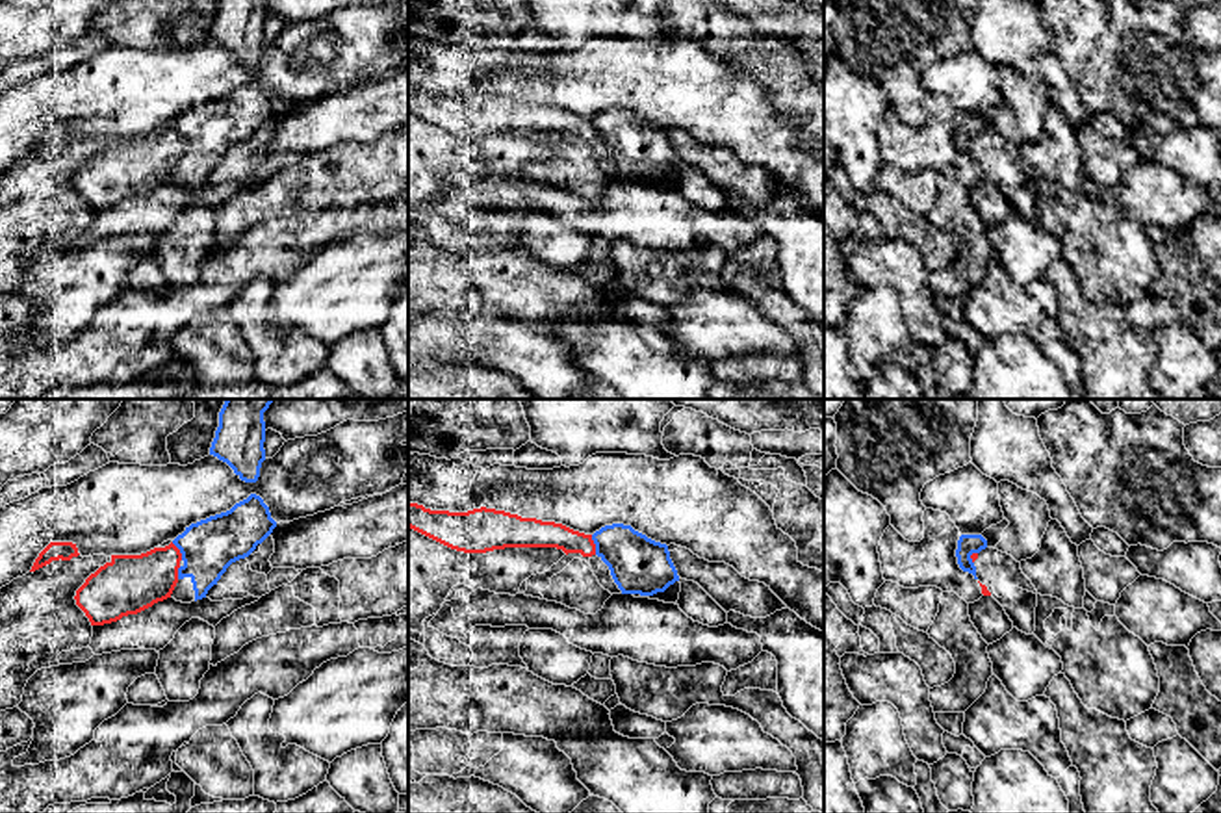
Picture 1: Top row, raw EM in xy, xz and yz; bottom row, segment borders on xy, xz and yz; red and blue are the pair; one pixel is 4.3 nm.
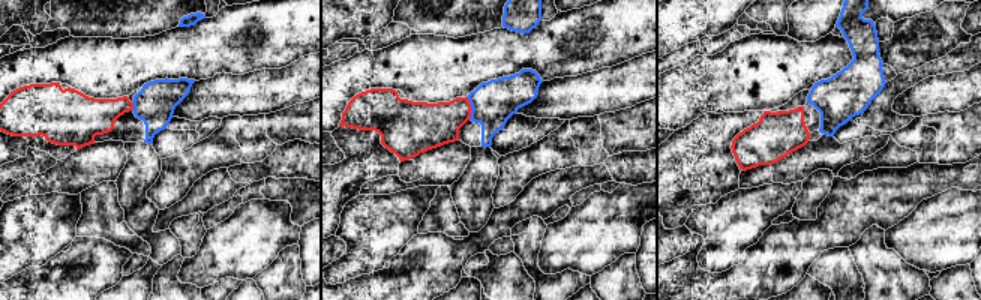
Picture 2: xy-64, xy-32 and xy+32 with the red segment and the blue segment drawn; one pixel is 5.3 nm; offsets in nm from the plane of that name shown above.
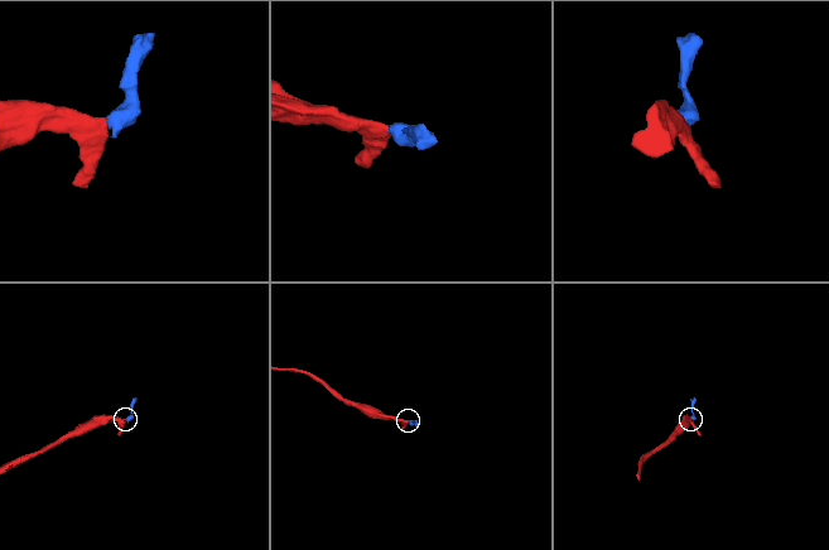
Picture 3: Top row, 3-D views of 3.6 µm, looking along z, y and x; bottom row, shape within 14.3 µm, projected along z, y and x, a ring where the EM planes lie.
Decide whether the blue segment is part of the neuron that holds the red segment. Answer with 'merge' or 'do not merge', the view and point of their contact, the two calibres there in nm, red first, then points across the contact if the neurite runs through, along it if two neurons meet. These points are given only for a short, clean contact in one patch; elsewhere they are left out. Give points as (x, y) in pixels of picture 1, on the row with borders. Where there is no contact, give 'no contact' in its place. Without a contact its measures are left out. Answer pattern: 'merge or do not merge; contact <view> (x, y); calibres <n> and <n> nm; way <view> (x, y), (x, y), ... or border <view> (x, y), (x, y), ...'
do not merge; contact xz (594, 544); calibres 120 and 260 nm; border xz (591, 535), (596, 554)

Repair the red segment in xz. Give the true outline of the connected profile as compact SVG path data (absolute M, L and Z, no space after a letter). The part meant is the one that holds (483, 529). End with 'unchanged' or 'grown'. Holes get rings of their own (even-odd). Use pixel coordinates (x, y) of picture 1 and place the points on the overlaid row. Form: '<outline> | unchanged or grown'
M408 501L408 527L464 553L486 553L505 548L557 548L581 553L599 585L610 594L622 594L609 566L596 555L592 535L573 531L562 523L521 518L495 509L468 512L431 510Z | grown

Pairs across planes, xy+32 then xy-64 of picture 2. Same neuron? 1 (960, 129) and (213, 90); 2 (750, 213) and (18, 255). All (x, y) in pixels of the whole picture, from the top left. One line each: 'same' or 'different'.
1: different
2: same

